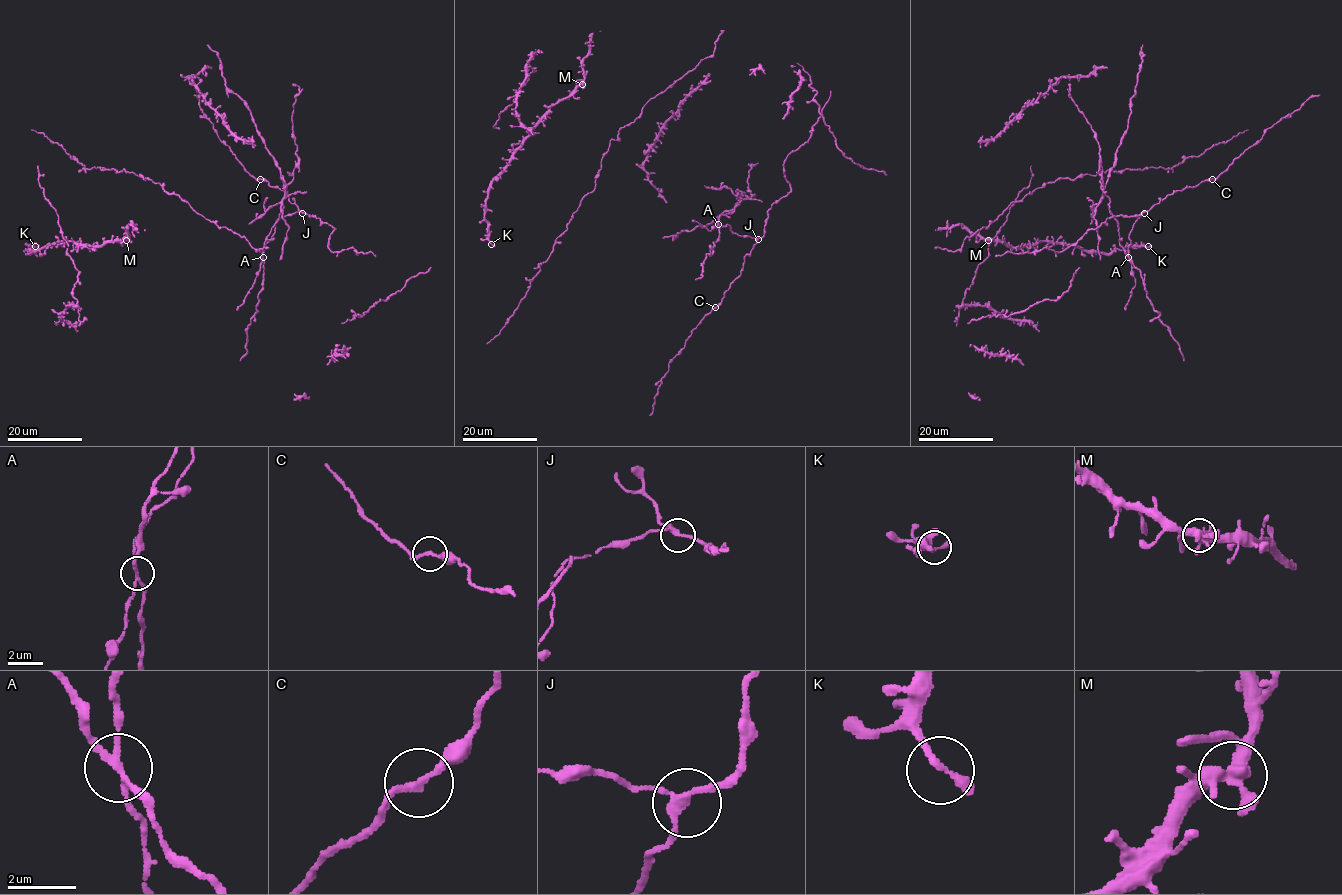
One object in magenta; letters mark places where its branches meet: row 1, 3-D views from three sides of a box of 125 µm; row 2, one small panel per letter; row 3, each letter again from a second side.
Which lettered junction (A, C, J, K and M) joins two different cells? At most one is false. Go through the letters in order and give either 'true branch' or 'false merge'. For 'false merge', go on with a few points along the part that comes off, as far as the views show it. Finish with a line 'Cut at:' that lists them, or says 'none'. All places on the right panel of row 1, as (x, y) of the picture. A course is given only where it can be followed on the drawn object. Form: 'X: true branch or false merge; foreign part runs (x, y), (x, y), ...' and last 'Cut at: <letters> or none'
A: false merge; foreign part runs (1129, 257), (1119, 244), (1118, 223), (1110, 212), (1110, 199), (1103, 187), (1127, 129), (1142, 45)
C: true branch
J: true branch
K: true branch
M: true branch
Cut at: A

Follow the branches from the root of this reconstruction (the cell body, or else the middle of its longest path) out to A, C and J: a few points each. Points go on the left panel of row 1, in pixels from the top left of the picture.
A: (256, 129), (281, 171), (285, 189), (283, 211), (267, 237), (263, 257)
C: (256, 129), (285, 189), (283, 211), (262, 255), (275, 222), (300, 212), (285, 190), (260, 179)
J: (256, 129), (281, 171), (285, 189), (283, 211), (267, 237), (262, 255), (275, 231), (275, 222), (302, 213)

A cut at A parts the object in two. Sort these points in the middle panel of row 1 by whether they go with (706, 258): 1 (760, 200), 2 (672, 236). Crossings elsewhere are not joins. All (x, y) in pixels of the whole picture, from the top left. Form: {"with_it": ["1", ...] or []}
{"with_it": ["1", "2"]}

